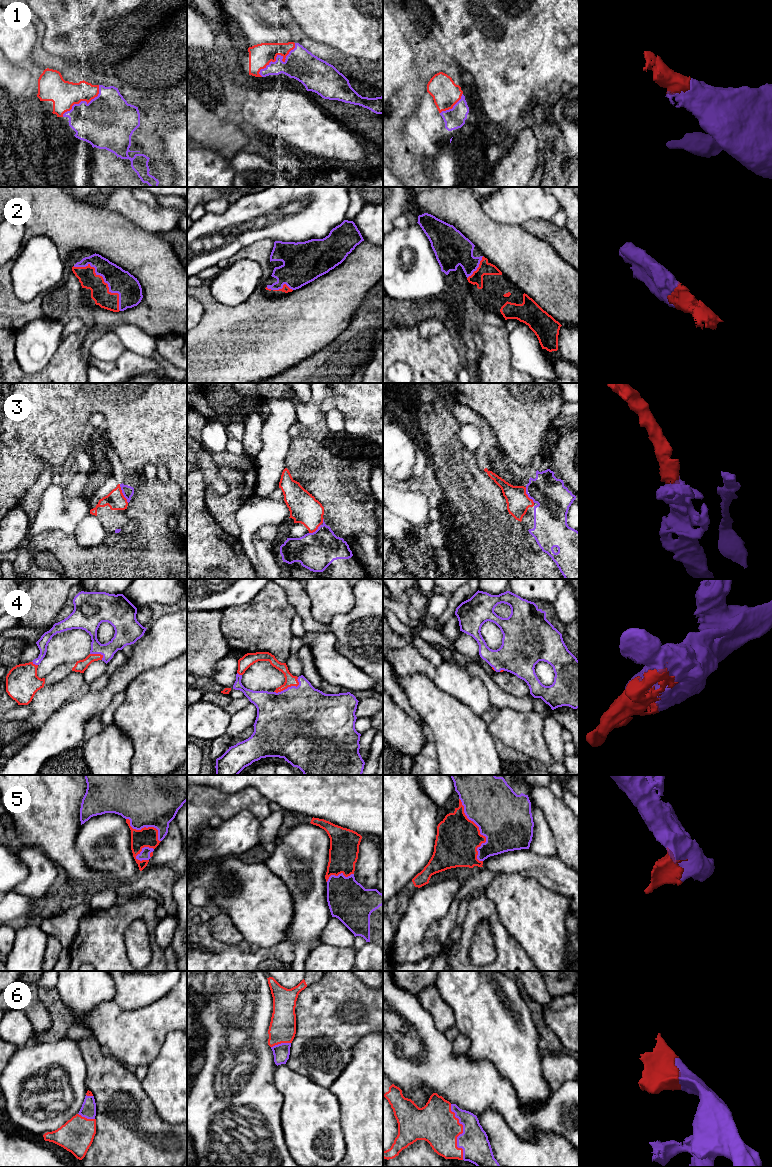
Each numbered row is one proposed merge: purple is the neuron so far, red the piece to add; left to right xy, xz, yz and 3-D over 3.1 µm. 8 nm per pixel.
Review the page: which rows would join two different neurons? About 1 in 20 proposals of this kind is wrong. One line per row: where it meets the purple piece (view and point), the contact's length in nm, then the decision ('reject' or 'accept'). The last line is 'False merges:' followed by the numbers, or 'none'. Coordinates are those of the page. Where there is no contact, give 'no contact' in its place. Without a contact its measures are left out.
1: meets purple in xz at (277, 56); contact 380 nm long; accept
2: meets purple in xy at (104, 280); contact 500 nm long; accept
3: meets purple in xy at (122, 492); contact 170 nm long; accept
4: meets purple in xz at (289, 687); contact 240 nm long; accept
5: meets purple in yz at (480, 831); contact 550 nm long; accept
6: meets purple in yz at (462, 1133); contact 460 nm long; accept
False merges: none

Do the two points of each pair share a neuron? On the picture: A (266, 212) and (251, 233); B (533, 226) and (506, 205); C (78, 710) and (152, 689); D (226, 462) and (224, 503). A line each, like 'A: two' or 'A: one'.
A: one
B: two
C: two
D: one

